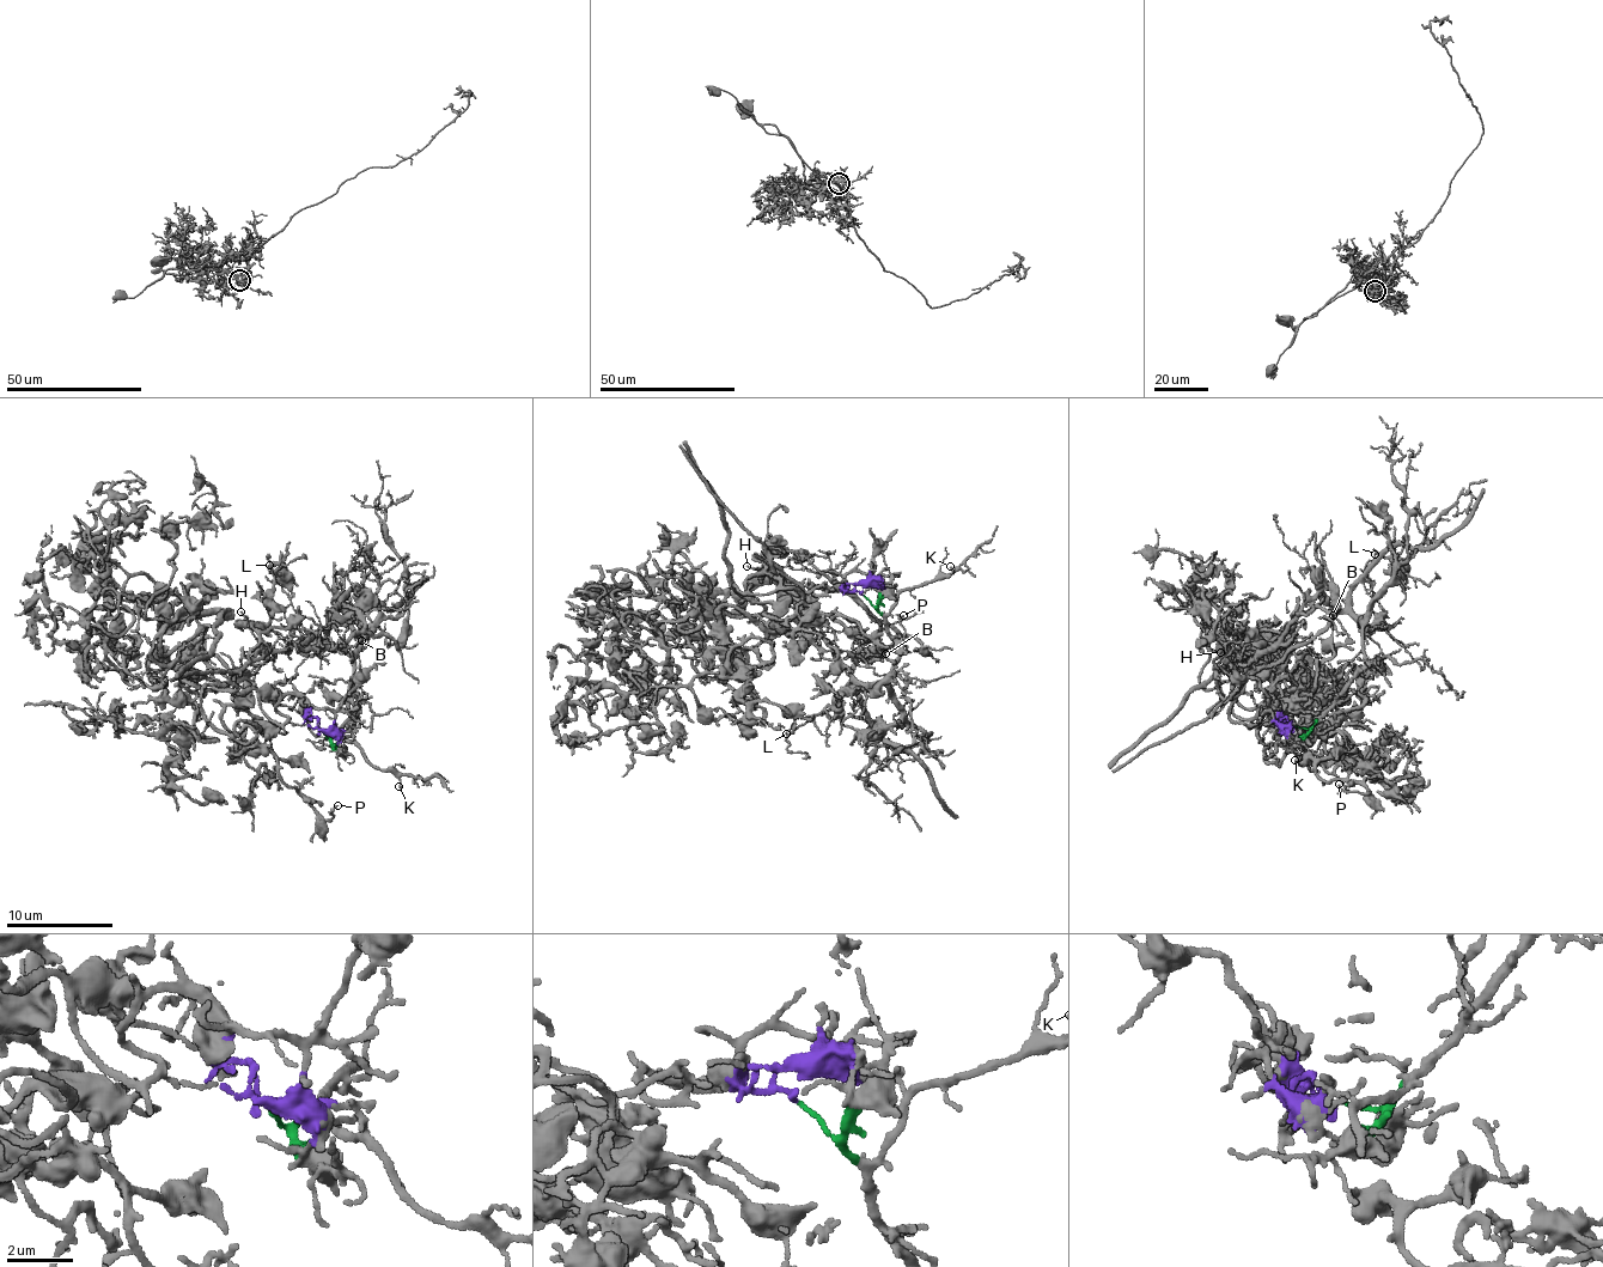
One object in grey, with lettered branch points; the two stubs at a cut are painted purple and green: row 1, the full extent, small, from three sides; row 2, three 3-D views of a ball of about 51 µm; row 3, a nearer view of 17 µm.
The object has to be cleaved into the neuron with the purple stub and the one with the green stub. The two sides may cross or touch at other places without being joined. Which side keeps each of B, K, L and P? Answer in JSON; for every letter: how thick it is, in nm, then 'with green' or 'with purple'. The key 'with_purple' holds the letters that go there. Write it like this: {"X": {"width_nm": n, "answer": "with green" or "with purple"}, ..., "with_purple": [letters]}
{"B": {"width_nm": 240, "answer": "with green"}, "K": {"width_nm": 120, "answer": "with green"}, "L": {"width_nm": 110, "answer": "with green"}, "P": {"width_nm": 150, "answer": "with purple"}, "with_purple": ["P"]}

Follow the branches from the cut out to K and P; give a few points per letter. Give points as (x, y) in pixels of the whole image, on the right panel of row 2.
K: (1293, 726), (1309, 728), (1317, 722), (1299, 731), (1303, 749), (1296, 761)
P: (1293, 726), (1273, 704), (1279, 735), (1275, 719), (1328, 730), (1311, 750), (1314, 773), (1366, 787), (1339, 784)

